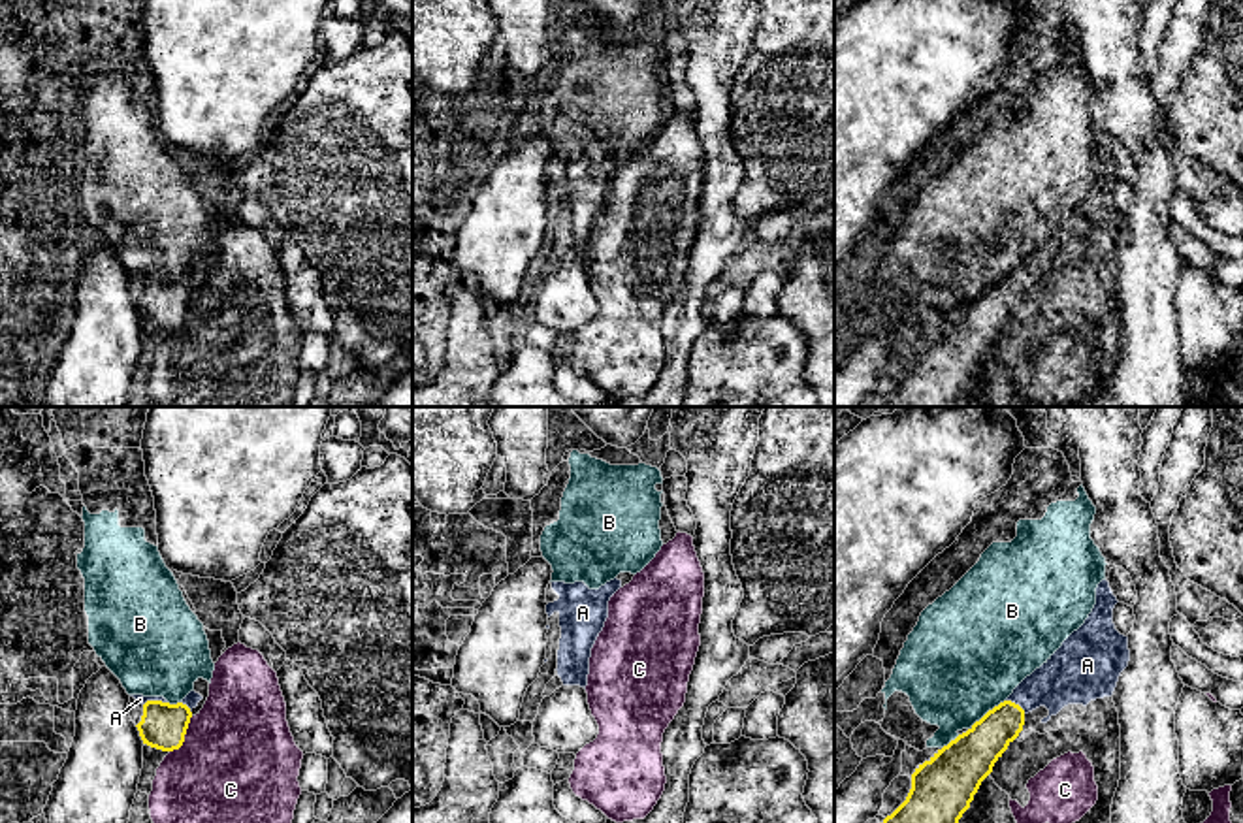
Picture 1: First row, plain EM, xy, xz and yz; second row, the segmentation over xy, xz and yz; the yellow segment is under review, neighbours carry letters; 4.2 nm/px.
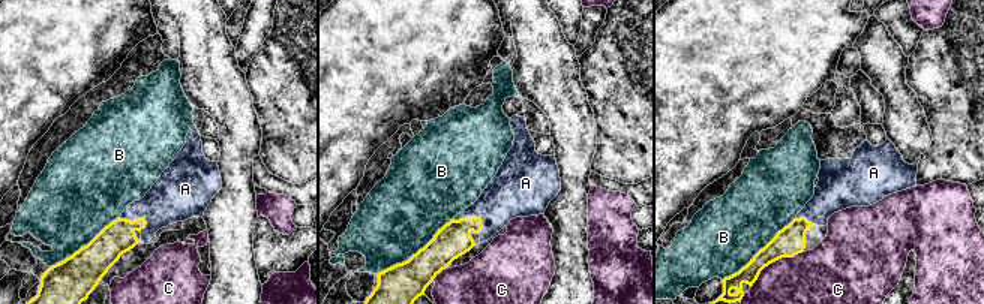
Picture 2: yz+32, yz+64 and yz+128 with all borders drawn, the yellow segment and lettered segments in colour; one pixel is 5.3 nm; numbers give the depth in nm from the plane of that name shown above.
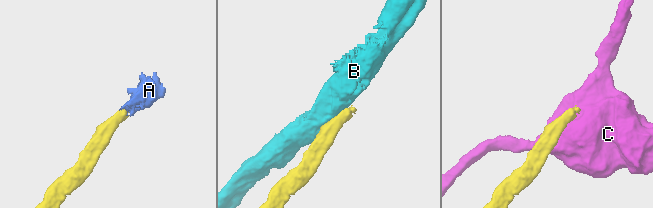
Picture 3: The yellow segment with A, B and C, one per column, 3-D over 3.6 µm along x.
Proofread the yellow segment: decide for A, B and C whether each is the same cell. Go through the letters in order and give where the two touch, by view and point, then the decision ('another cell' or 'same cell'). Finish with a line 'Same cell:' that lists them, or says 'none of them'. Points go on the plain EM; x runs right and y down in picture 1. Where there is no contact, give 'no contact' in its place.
A: contact yz (1014, 281); same cell
B: contact yz (987, 290); another cell
C: contact xy (183, 315); another cell
Same cell: A

